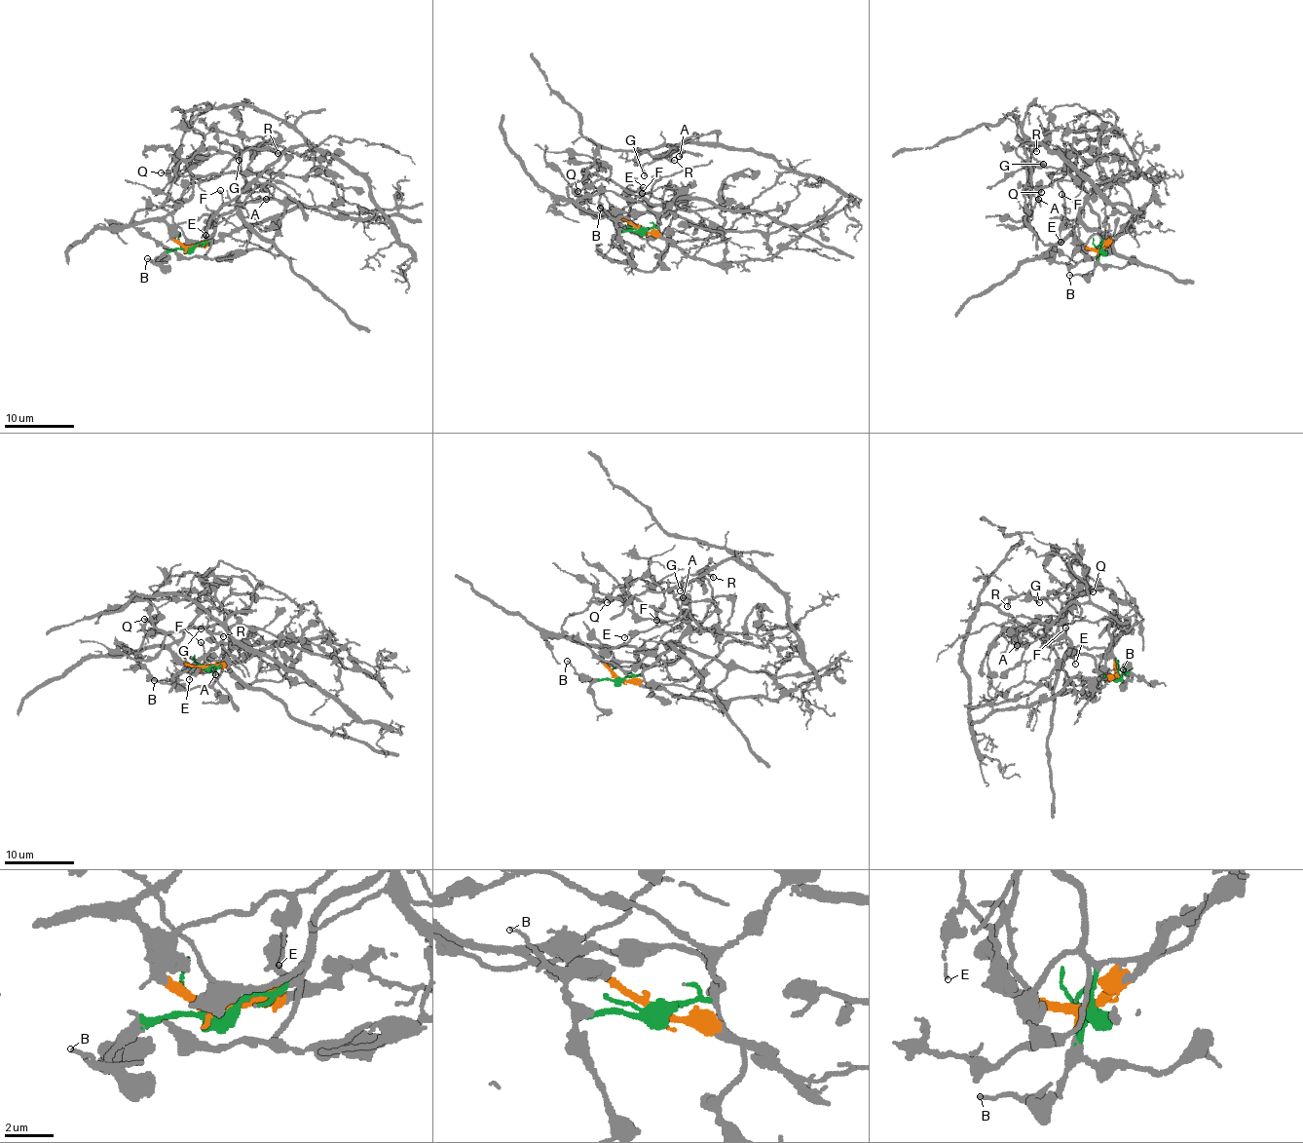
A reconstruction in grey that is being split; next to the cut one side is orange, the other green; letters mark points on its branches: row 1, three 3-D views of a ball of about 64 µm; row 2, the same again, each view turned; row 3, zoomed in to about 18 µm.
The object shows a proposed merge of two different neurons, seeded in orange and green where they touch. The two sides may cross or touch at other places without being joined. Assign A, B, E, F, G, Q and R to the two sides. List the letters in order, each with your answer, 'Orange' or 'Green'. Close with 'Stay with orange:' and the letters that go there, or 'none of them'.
A: Green
B: Green
E: Orange
F: Orange
G: Green
Q: Green
R: Green
Stay with orange: E, F

